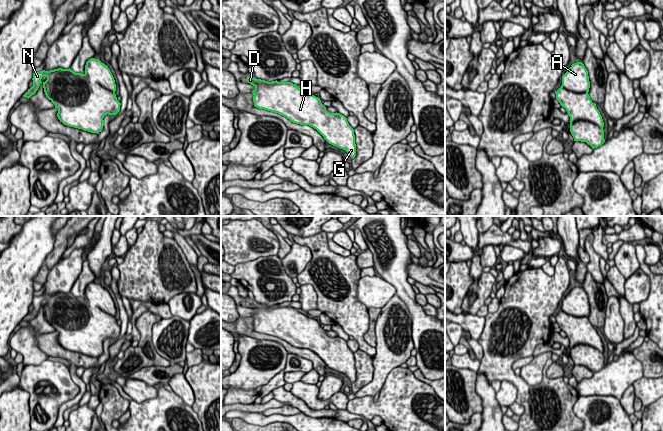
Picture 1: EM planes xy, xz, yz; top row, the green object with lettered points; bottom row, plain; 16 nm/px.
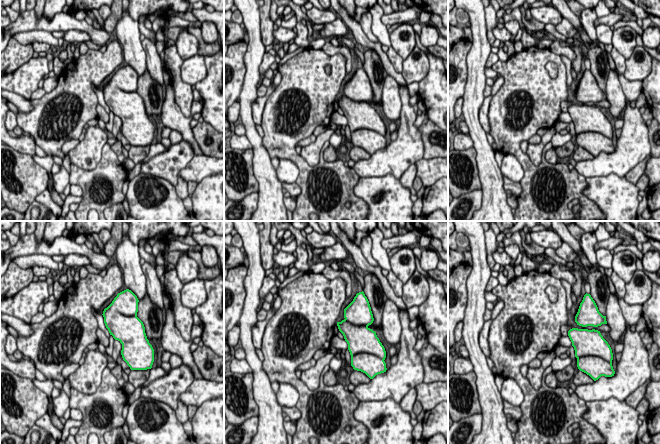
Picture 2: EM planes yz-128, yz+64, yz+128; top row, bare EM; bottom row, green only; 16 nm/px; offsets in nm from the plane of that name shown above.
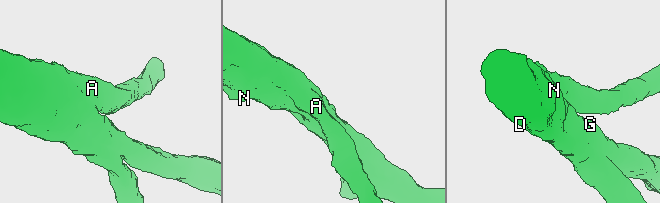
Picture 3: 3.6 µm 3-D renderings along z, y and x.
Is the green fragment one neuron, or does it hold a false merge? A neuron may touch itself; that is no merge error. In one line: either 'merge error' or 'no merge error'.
no merge error

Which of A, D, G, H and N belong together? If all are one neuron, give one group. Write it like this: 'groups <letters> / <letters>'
groups A D G H N

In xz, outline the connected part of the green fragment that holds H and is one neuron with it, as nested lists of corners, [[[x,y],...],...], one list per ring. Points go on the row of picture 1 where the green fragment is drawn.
[[[248,76],[246,81],[255,87],[252,91],[255,107],[278,113],[293,123],[313,127],[329,144],[355,158],[354,129],[344,115],[328,112],[320,98],[291,82],[268,82]]]

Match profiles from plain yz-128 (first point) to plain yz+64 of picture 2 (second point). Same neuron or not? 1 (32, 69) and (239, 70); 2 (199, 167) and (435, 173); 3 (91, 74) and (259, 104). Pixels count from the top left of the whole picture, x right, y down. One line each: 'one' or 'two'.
1: two
2: one
3: two

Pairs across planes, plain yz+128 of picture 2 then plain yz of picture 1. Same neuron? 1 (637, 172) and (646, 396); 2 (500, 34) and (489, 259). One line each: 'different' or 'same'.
1: different
2: different

